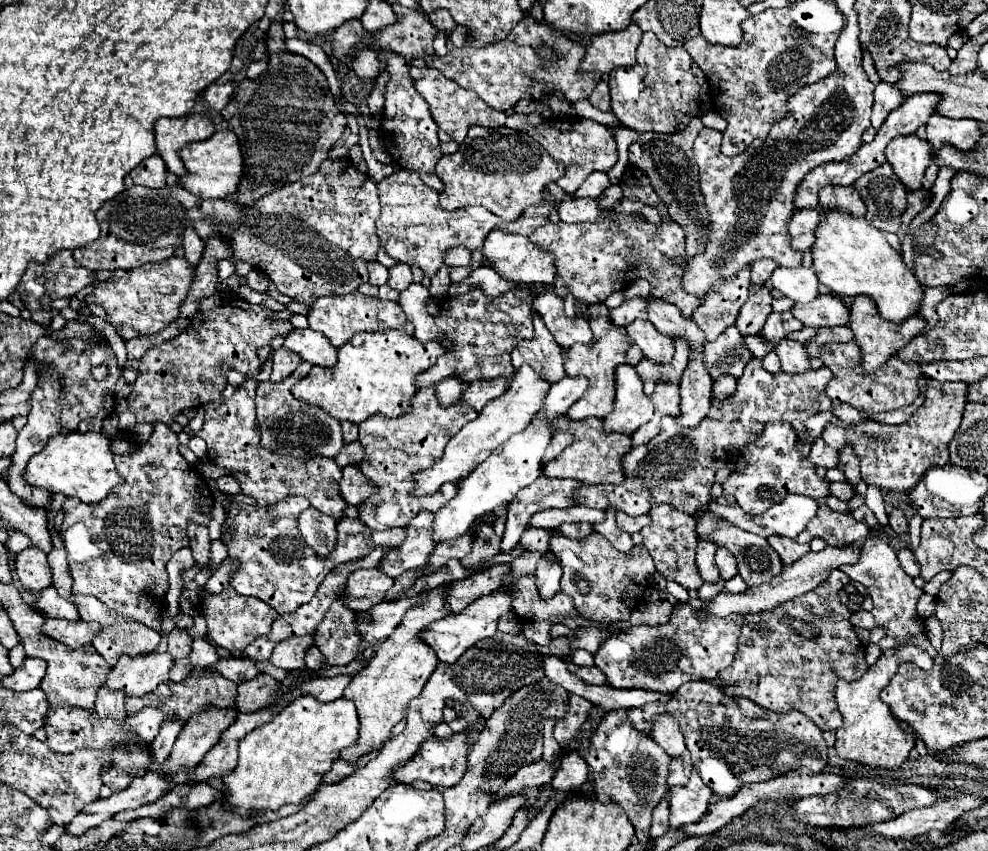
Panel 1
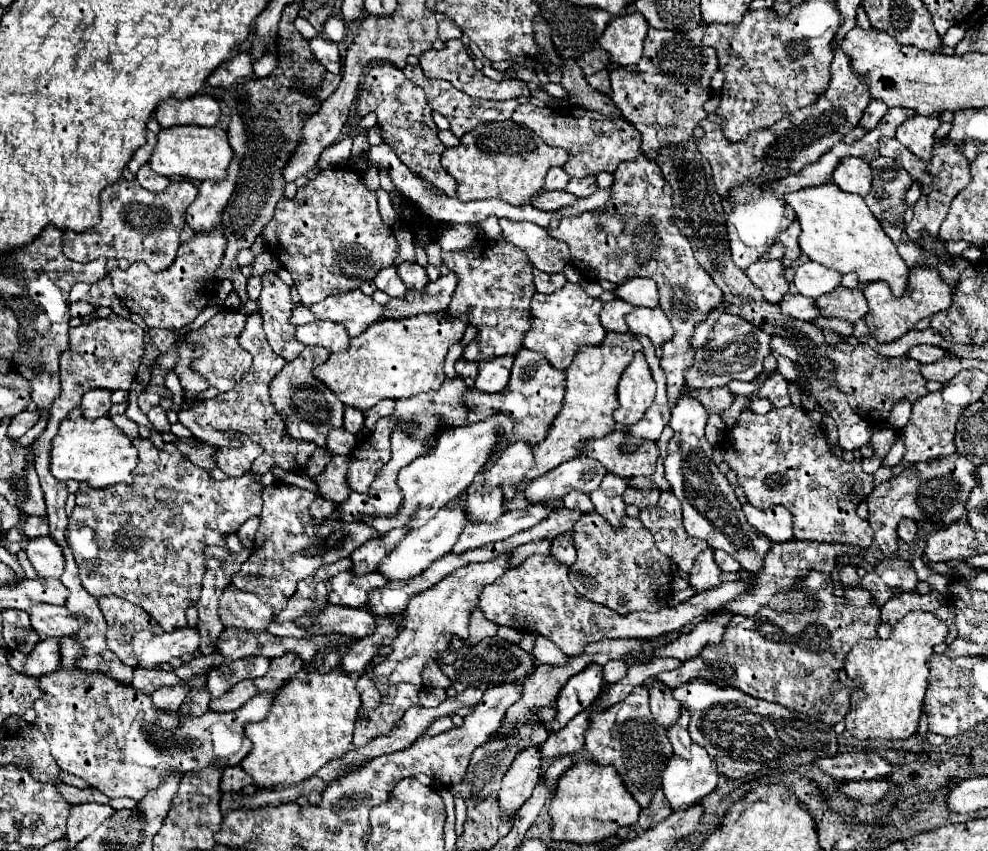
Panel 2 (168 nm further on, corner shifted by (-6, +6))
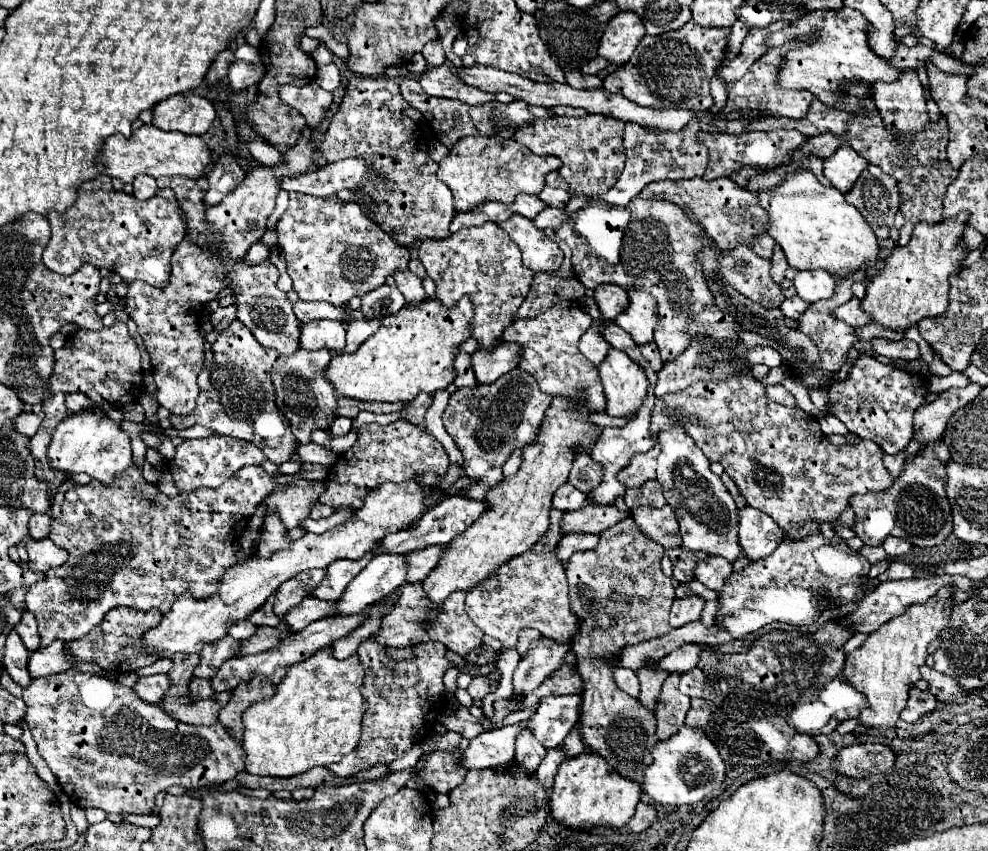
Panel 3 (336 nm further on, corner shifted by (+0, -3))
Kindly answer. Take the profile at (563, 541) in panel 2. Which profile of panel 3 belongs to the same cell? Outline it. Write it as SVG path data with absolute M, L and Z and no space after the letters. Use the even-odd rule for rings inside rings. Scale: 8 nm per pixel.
M575 532L575 534L565 534L561 538L561 542L557 544L557 558L565 564L569 562L571 554L577 552L579 548L595 548L599 544L599 534L583 534L583 532Z

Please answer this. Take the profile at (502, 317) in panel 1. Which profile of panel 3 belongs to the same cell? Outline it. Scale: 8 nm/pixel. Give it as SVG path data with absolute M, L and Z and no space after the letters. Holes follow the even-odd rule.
M485 222L483 226L475 226L475 228L461 228L461 232L455 232L443 240L425 240L419 246L419 260L425 266L429 278L435 280L437 298L443 304L453 306L453 304L457 304L457 300L461 296L471 298L471 302L475 306L475 316L473 316L471 328L473 328L473 336L479 340L481 348L493 348L493 344L499 342L499 336L513 322L515 312L527 298L533 276L535 276L533 270L523 264L521 250L517 248L517 244L513 240L509 240L509 234L505 230L501 230L499 224L495 224L495 222Z

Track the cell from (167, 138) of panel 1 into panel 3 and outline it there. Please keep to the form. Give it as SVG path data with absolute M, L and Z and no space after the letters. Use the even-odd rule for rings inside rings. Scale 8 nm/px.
M185 92L161 100L153 112L153 126L159 130L175 130L189 136L205 134L217 112L213 102L197 94Z

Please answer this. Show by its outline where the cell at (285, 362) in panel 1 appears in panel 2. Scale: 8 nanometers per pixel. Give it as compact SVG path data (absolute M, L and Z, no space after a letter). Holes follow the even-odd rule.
M263 275L263 291L259 295L259 313L265 319L263 329L267 333L271 349L281 355L287 363L299 357L299 353L305 349L295 339L295 327L289 325L289 317L293 311L289 291L291 289L277 275Z

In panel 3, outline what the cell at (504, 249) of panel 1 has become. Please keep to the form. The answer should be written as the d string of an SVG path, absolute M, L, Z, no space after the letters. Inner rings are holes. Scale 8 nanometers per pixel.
M513 214L499 224L523 252L523 264L535 272L557 272L563 262L563 250L543 230L535 228L533 220Z

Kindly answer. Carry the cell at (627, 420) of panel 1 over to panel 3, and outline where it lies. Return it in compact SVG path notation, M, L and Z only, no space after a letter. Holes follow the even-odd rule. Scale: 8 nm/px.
M611 348L599 364L599 378L605 388L609 416L627 416L637 410L649 390L645 370L617 348Z

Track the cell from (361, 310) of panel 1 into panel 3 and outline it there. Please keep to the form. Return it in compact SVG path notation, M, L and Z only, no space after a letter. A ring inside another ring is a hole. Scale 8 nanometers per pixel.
M297 300L293 304L293 312L301 322L313 322L313 320L321 320L321 318L343 320L343 316L347 312L351 312L351 310L347 306L333 308L331 304L325 304L325 302L303 302L303 300Z

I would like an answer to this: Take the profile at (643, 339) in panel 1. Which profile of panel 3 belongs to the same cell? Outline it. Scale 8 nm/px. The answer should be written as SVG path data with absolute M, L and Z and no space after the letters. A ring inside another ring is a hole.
M631 288L629 306L615 318L615 322L633 338L635 344L647 344L653 340L657 326L657 308L653 296L643 288Z

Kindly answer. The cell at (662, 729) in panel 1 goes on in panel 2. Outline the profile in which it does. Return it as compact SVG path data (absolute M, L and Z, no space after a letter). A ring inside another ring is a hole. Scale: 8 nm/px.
M655 683L651 687L651 691L649 691L649 705L651 705L653 719L663 729L673 727L673 723L681 715L679 703L675 703L675 697L671 695L671 689L669 687L663 687L661 683Z

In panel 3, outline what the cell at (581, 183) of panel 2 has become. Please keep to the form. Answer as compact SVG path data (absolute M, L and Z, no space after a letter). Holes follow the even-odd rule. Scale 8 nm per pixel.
M545 186L539 194L539 200L543 200L547 206L551 208L565 208L565 204L569 202L569 194L567 190L563 188L551 188L551 186Z

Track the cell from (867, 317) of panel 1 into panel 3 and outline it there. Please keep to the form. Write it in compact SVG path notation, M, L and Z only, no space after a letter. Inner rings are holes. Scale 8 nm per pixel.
M959 212L957 216L945 218L933 226L915 224L909 246L895 248L885 260L883 268L873 274L867 282L867 296L861 302L865 312L891 330L905 330L917 324L925 316L939 316L949 306L949 276L961 268L961 262L969 254L963 244L965 222L969 212Z

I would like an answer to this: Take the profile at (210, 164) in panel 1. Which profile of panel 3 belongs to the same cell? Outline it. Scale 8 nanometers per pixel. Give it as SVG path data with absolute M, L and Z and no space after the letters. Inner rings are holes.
M143 124L129 138L121 134L113 134L105 140L103 150L97 156L97 162L103 166L103 174L111 178L119 178L125 184L131 184L137 174L149 174L153 178L159 176L203 176L205 164L211 164L211 150L199 136L187 136L179 132L165 132L155 128L153 124Z

